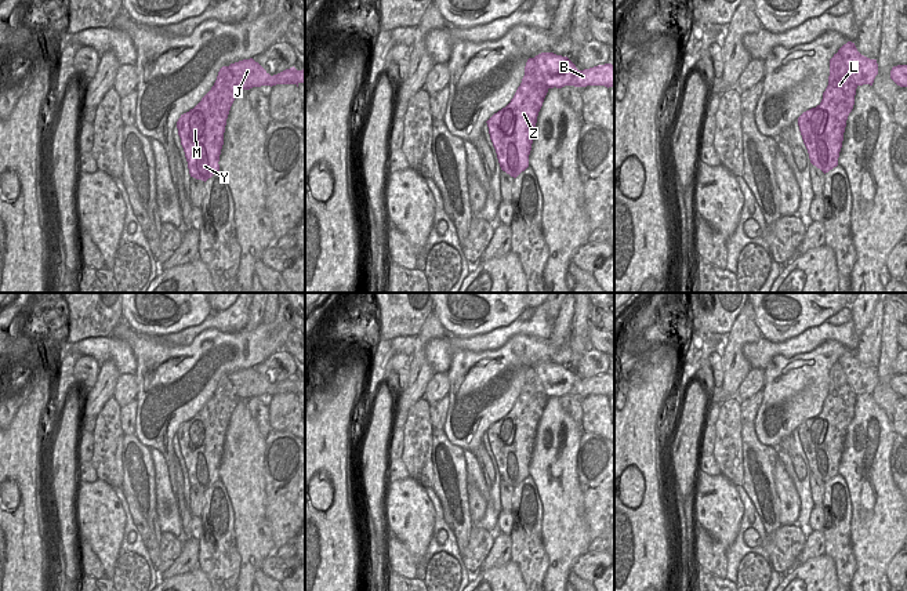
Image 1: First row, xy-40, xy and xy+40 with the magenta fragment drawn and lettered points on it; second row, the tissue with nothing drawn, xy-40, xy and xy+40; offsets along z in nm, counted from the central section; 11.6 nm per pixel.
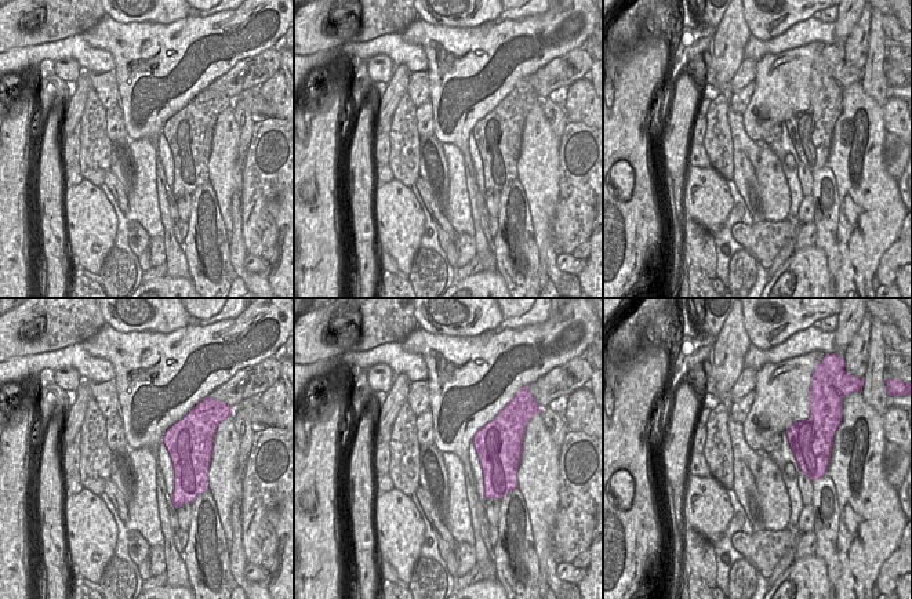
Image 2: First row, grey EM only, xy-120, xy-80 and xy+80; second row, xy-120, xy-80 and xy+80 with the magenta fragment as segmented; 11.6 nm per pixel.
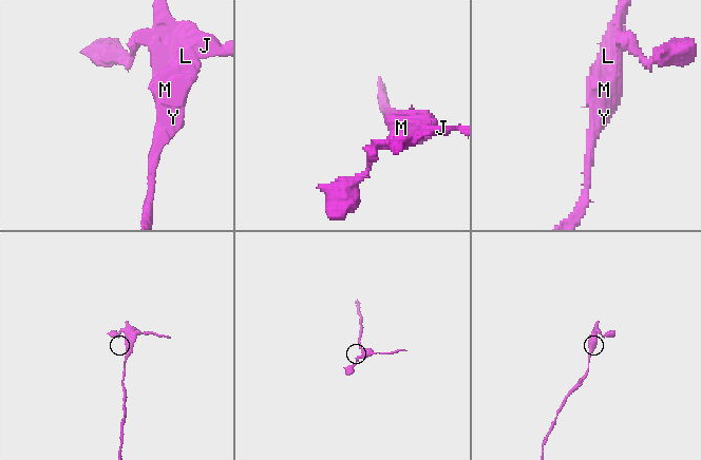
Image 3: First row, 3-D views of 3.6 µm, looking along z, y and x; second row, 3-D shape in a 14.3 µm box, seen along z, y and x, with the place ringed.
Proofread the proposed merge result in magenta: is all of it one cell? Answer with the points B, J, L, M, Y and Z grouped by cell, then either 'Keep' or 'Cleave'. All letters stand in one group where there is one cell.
Groups: B J / L M Y Z. Cleave

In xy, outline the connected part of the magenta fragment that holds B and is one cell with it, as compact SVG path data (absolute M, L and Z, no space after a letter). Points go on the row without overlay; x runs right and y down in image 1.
M541 362L534 367L549 398L565 395L605 395L609 398L614 395L614 374L612 373L578 380L567 366L554 362Z

